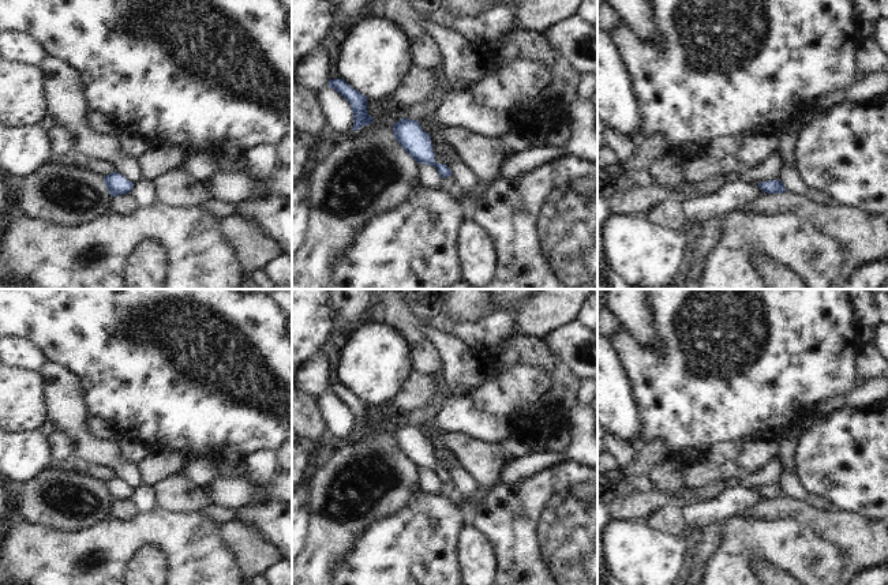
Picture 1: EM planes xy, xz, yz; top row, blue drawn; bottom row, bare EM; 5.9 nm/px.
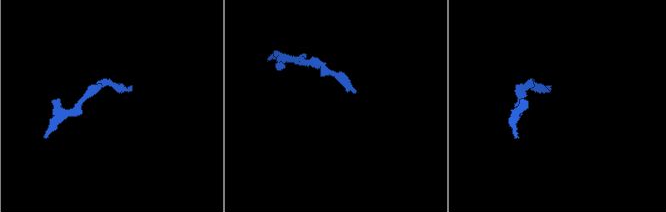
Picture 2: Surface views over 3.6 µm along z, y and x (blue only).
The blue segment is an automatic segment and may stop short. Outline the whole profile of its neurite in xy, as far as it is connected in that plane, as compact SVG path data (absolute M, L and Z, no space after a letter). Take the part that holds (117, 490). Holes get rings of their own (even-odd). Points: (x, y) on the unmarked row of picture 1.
M117 477L105 481L104 487L112 503L130 499L134 492L134 488Z

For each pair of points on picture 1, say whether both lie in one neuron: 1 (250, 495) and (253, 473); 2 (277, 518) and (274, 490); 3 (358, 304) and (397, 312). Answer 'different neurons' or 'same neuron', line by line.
1: different neurons
2: different neurons
3: different neurons

